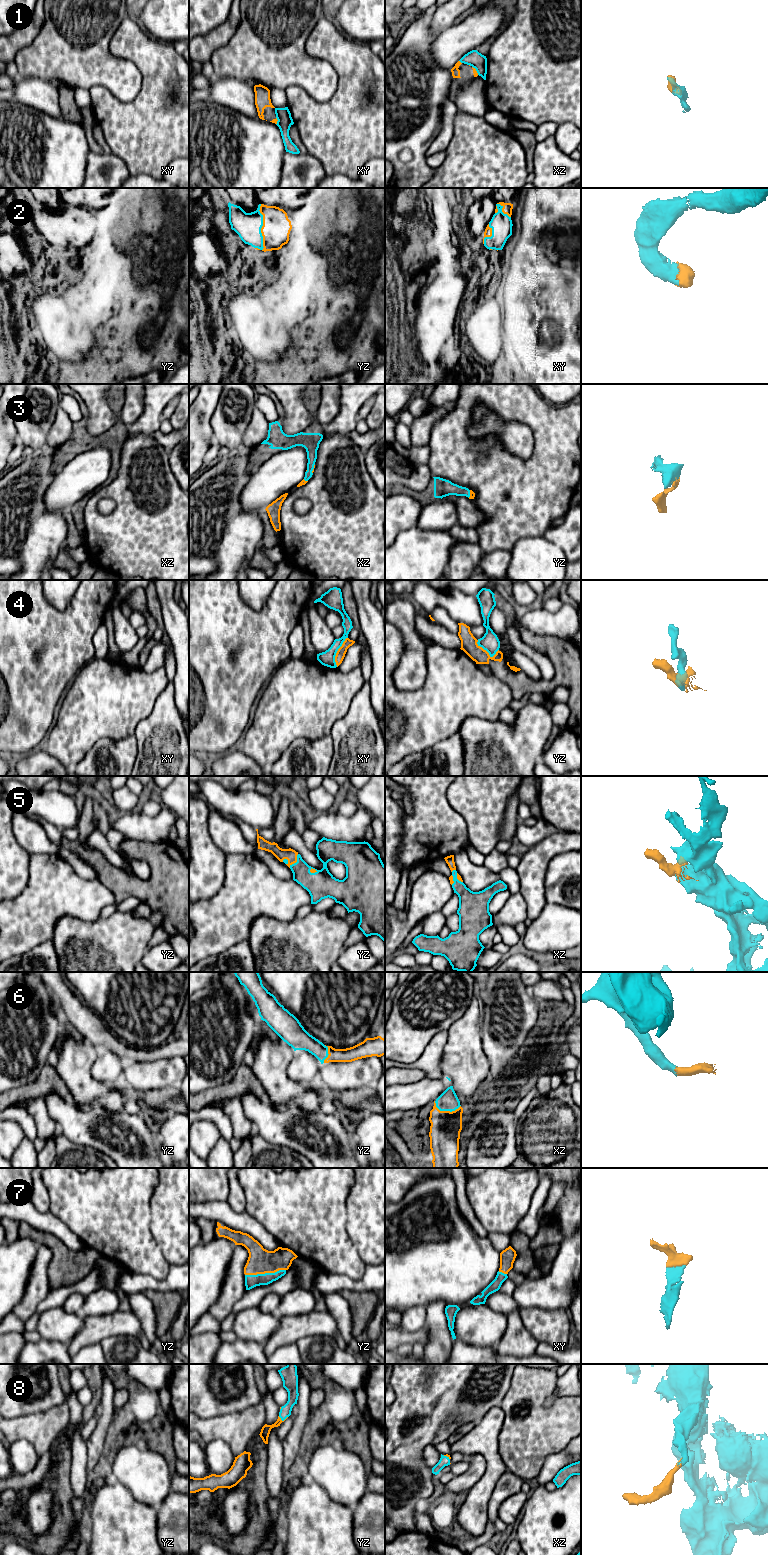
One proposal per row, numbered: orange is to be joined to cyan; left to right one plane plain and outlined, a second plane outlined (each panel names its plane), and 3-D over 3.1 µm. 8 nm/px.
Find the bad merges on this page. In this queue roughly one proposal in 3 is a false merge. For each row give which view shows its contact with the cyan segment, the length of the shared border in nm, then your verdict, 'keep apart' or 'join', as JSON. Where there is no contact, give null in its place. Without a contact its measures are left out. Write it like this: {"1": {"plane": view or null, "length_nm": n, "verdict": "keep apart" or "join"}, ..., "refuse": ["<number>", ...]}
{"1": {"plane": "xz", "length_nm": 40, "verdict": "keep apart"}, "2": {"plane": "yz", "length_nm": 380, "verdict": "join"}, "3": {"plane": "xz", "length_nm": 80, "verdict": "join"}, "4": {"plane": "xy", "length_nm": 260, "verdict": "keep apart"}, "5": {"plane": "yz", "length_nm": 130, "verdict": "join"}, "6": {"plane": "xz", "length_nm": 220, "verdict": "join"}, "7": {"plane": "yz", "length_nm": 340, "verdict": "join"}, "8": {"plane": "yz", "length_nm": 80, "verdict": "join"}, "refuse": ["1", "4"]}

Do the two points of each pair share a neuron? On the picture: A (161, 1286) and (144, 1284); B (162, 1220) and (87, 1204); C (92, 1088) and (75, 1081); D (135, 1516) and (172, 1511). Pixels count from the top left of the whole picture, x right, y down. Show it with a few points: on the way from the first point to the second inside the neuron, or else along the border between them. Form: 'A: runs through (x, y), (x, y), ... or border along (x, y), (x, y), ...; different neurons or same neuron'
A: runs through (157, 1285), (148, 1284); same neuron
B: border along (152, 1195), (150, 1231), (155, 1241); different neurons
C: runs through (88, 1088), (79, 1081); same neuron
D: border along (156, 1510), (157, 1525); different neurons

